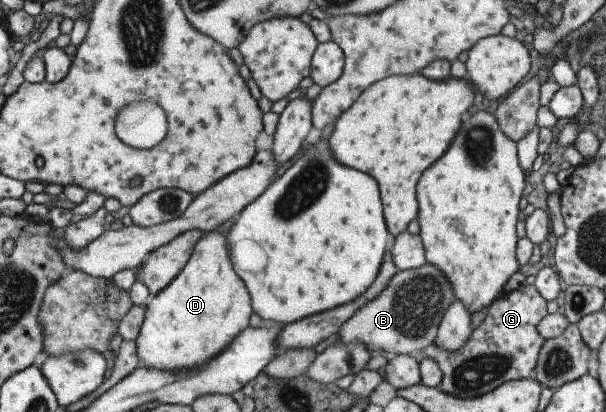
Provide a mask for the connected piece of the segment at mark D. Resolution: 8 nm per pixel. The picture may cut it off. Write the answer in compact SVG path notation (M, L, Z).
M218 228L207 232L195 242L185 266L171 279L171 282L145 302L144 317L136 336L135 350L142 366L158 370L191 370L203 366L231 344L231 340L247 328L252 308L249 294L241 278L233 272L227 256L226 232Z

